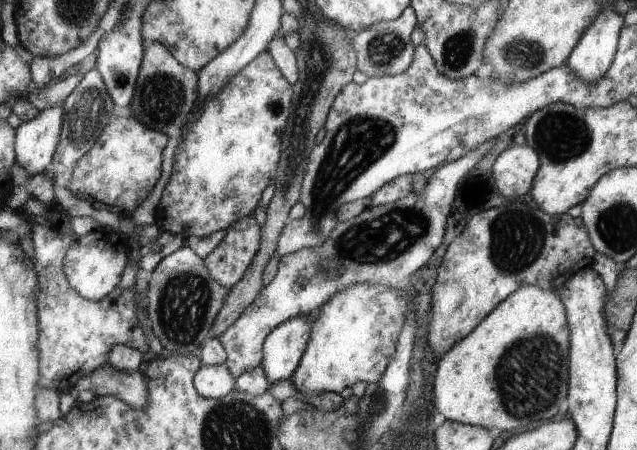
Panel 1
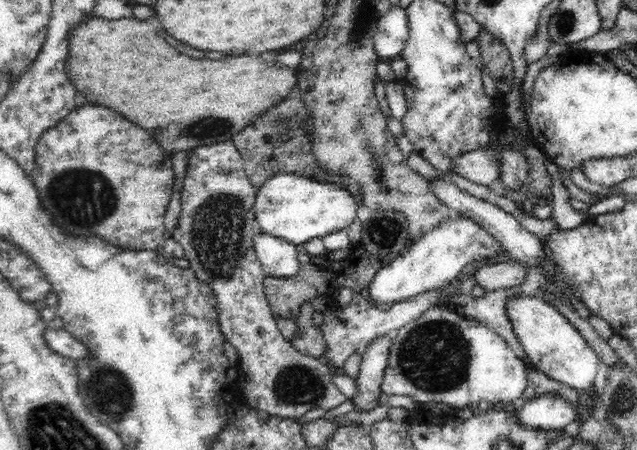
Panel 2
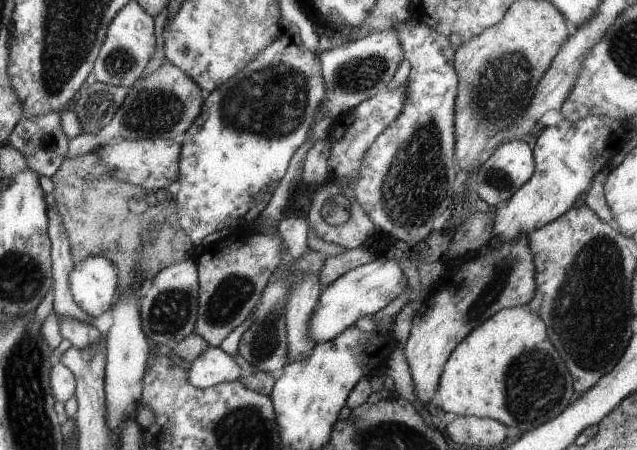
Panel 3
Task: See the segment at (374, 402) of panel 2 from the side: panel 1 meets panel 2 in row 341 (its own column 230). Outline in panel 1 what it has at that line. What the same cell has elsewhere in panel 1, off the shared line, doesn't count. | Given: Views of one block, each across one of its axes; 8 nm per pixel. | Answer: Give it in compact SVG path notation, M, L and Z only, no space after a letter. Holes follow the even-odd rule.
M226 364L204 365L194 377L194 386L206 398L222 398L235 389L236 379Z

